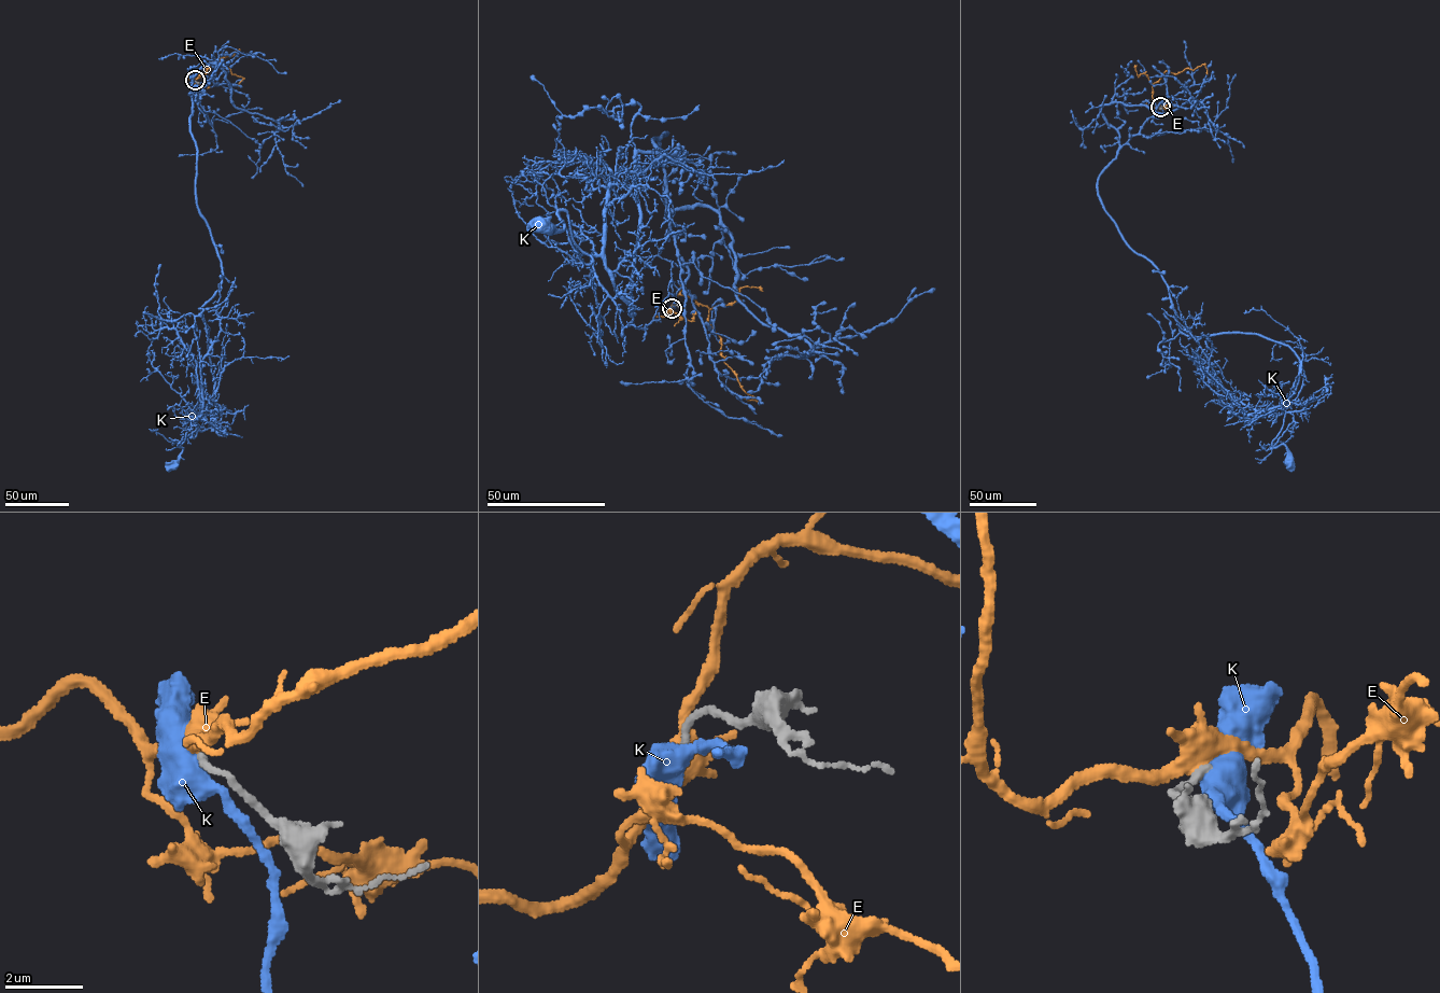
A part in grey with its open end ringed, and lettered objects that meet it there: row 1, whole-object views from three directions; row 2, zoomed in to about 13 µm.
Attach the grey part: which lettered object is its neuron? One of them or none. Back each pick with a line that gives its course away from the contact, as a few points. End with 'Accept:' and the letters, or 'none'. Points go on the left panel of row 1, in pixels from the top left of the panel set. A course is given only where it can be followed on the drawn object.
Accept: none

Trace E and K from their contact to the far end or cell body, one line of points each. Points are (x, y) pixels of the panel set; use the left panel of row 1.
E: (195, 80), (220, 58), (221, 67), (242, 78), (239, 86)
K: (195, 80), (205, 91), (189, 119), (197, 208), (222, 279), (202, 307), (213, 402), (189, 427), (172, 465)

